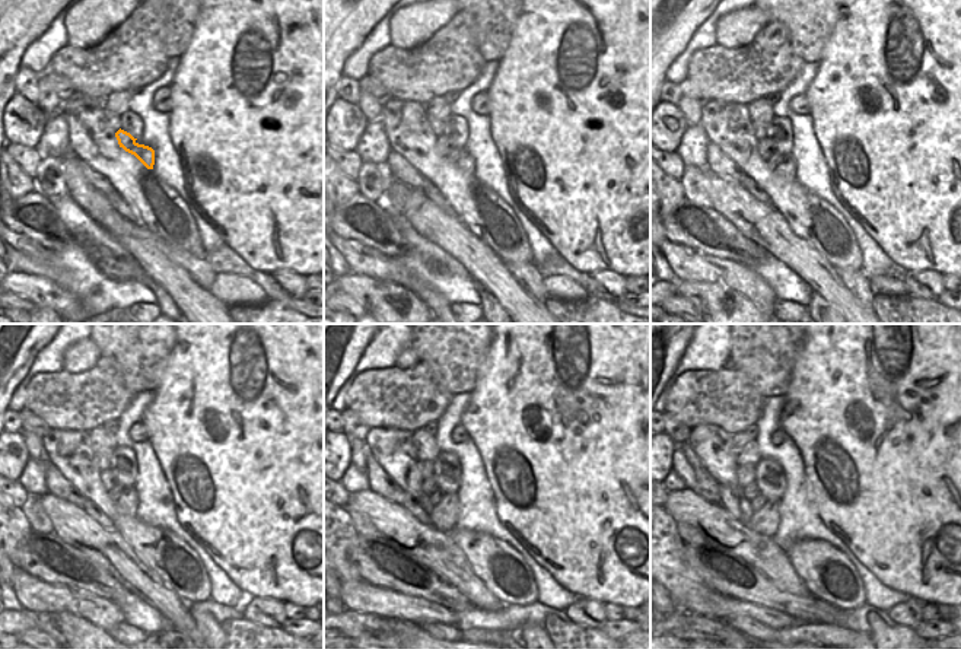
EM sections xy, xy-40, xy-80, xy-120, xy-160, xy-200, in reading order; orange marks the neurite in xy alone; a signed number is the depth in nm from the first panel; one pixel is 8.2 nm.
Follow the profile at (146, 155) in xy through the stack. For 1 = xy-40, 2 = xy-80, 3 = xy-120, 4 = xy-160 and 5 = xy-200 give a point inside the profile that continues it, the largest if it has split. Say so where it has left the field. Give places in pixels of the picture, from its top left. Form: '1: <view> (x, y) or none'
1: xy-40 (444, 146)
2: xy-80 (785, 166)
3: xy-120 (127, 500)
4: xy-160 (444, 517)
5: xy-200 (766, 521)

